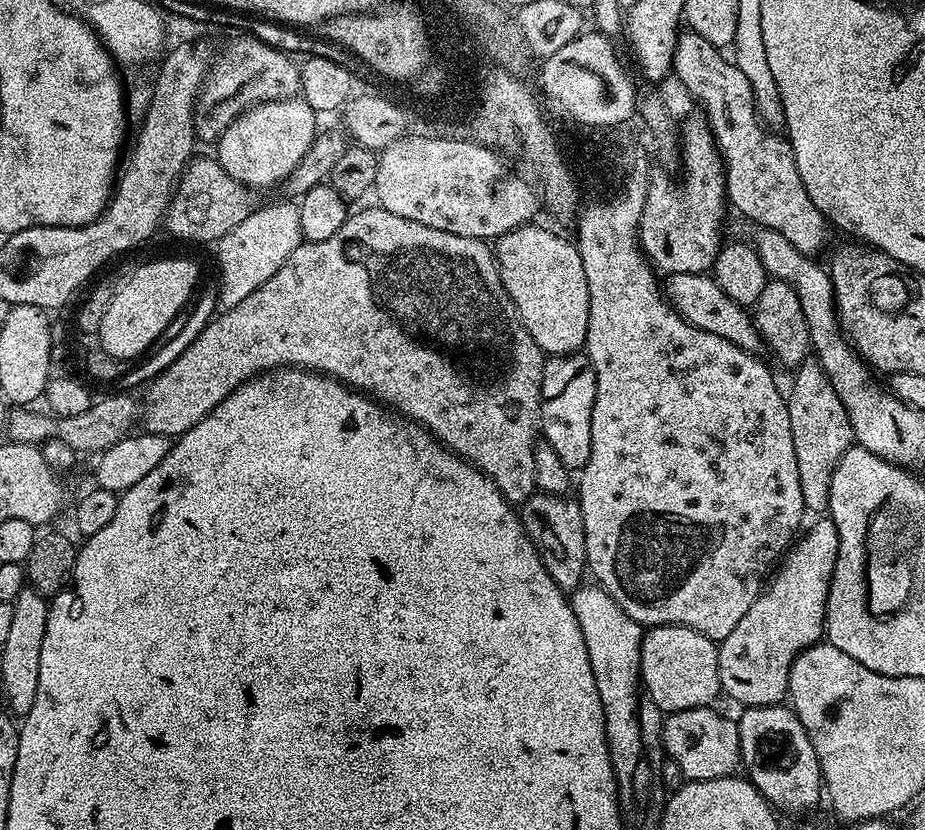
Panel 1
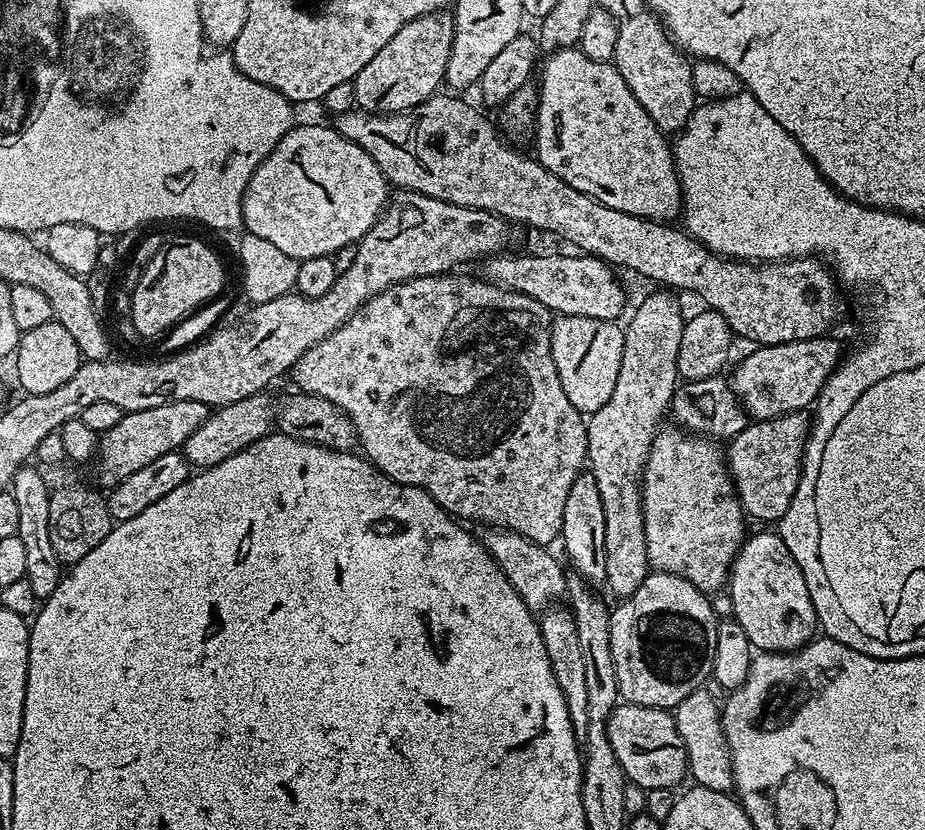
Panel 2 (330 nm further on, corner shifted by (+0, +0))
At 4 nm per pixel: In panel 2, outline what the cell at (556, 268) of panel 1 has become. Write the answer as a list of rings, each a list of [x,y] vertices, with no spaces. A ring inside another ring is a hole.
[[[556,316],[552,322],[552,357],[562,378],[562,390],[570,398],[581,414],[591,414],[602,410],[614,391],[614,382],[618,382],[618,369],[622,367],[622,346],[624,330],[619,323],[598,318],[581,316]]]

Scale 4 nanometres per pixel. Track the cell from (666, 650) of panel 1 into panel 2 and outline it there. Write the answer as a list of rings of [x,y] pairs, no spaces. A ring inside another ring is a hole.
[[[652,570],[634,594],[621,599],[617,608],[611,609],[610,650],[614,654],[621,701],[647,708],[675,710],[686,694],[694,694],[709,683],[714,666],[718,615],[708,600],[711,599],[686,582],[686,578]]]

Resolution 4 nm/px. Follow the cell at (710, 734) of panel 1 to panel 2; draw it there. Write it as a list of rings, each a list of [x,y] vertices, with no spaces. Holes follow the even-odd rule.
[[[621,702],[610,714],[606,734],[610,738],[610,750],[622,766],[629,785],[637,784],[640,790],[650,788],[675,789],[676,784],[688,776],[688,755],[678,734],[675,715],[666,708],[647,708]]]

